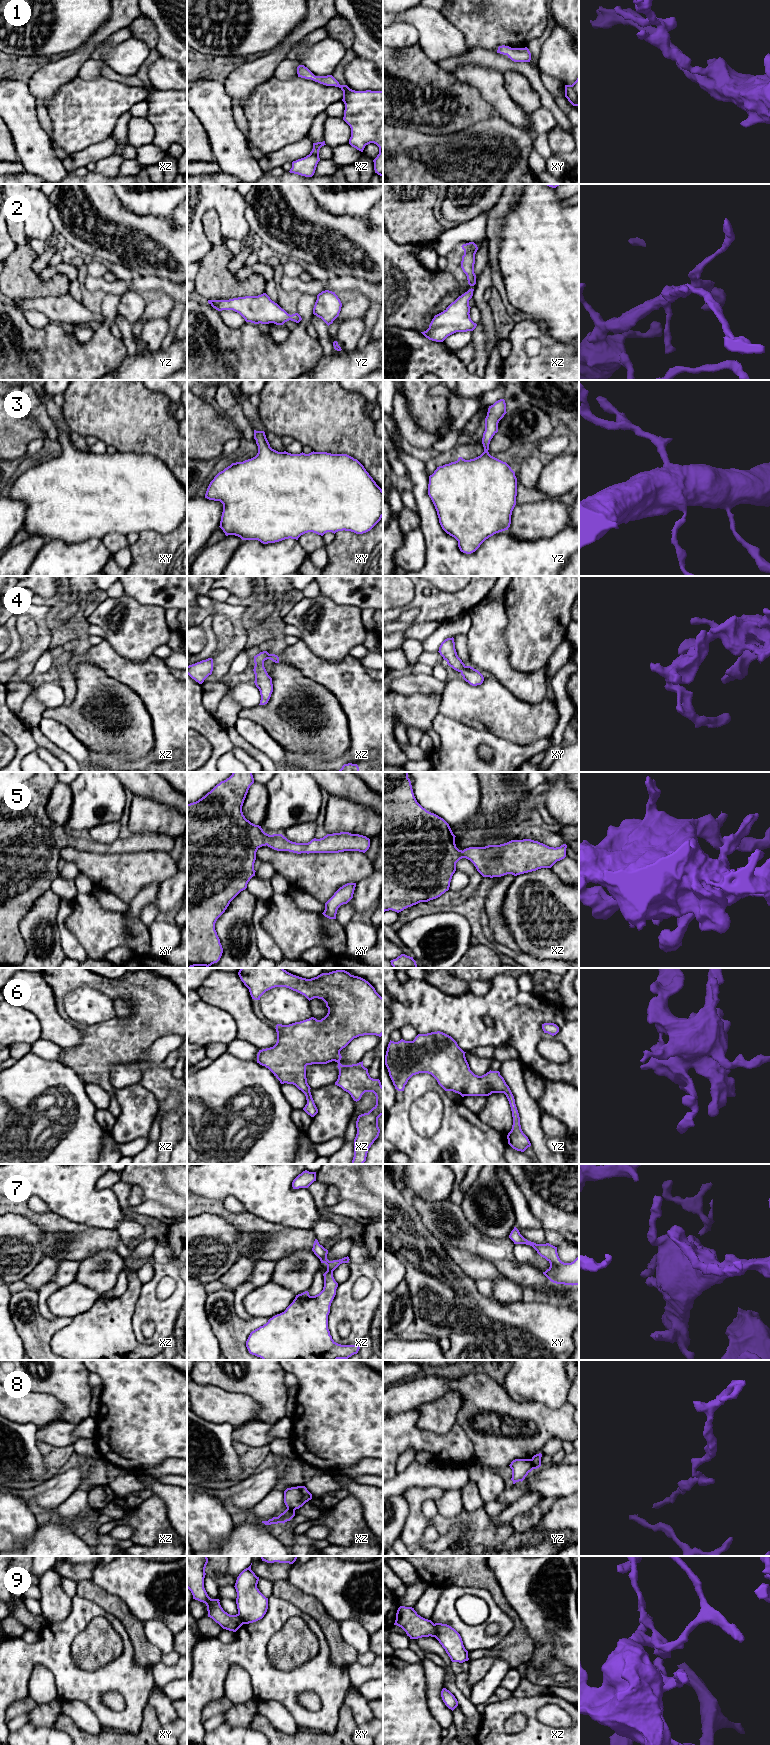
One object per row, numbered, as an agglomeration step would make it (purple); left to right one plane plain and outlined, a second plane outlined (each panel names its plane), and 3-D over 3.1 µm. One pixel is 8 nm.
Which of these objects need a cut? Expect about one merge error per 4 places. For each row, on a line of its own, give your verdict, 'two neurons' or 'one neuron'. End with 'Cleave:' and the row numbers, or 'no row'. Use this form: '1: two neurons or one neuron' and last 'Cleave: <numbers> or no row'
1: one neuron
2: one neuron
3: one neuron
4: one neuron
5: one neuron
6: one neuron
7: one neuron
8: two neurons
9: two neurons
Cleave: 8, 9

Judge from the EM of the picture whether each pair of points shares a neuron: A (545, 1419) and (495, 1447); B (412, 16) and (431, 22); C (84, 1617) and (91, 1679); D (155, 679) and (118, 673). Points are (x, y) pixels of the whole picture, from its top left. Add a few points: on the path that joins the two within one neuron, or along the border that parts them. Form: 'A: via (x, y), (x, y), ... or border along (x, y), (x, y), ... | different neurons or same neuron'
A: via (541, 1434), (533, 1440), (510, 1441) | same neuron
B: via (417, 16), (426, 20) | same neuron
C: via (66, 1635), (64, 1637), (64, 1661), (73, 1670) | same neuron
D: via (146, 679), (127, 673) | same neuron

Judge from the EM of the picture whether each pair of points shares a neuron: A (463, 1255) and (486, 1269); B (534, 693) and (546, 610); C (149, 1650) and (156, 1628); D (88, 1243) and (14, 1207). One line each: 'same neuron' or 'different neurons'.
A: same neuron
B: different neurons
C: different neurons
D: same neuron

